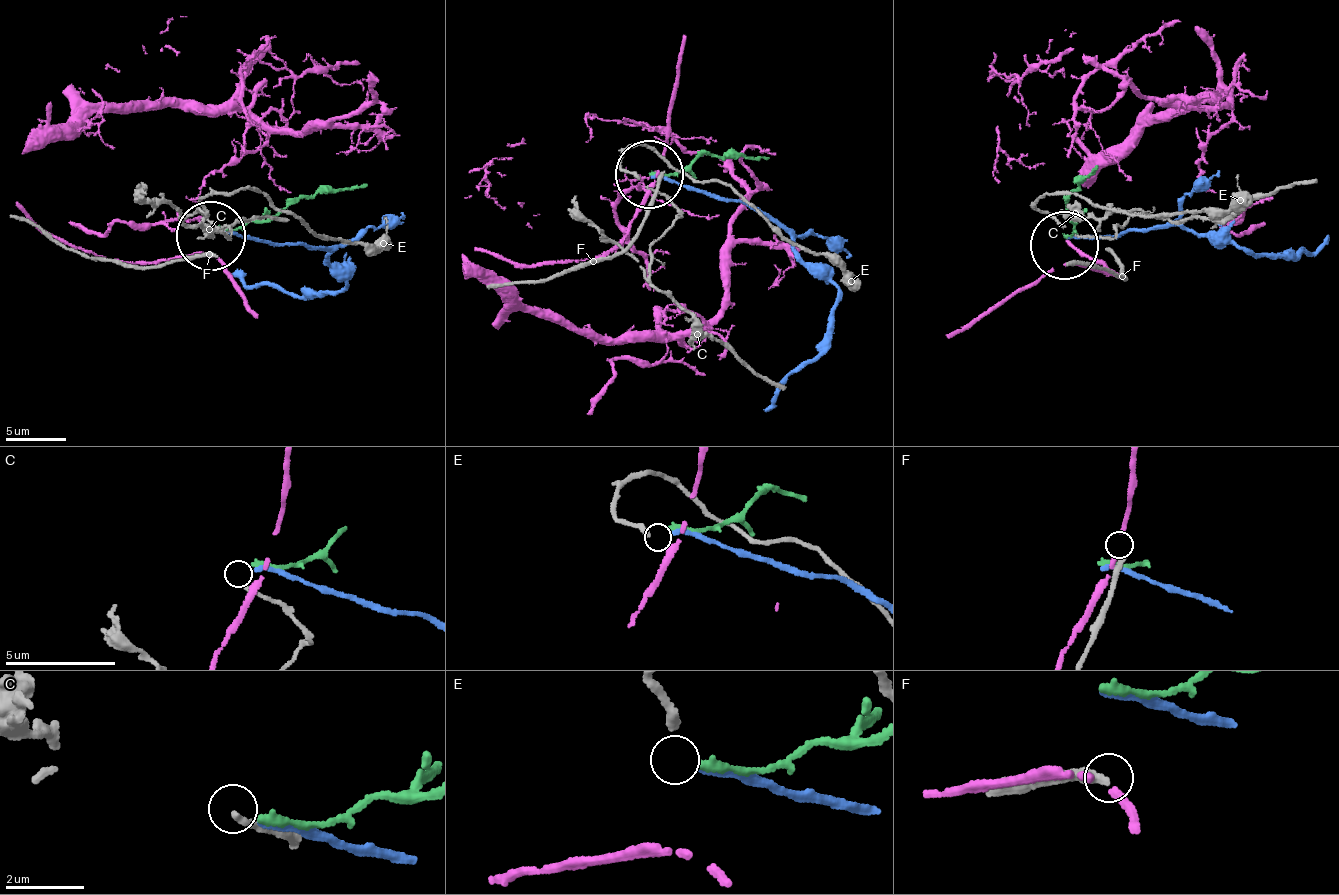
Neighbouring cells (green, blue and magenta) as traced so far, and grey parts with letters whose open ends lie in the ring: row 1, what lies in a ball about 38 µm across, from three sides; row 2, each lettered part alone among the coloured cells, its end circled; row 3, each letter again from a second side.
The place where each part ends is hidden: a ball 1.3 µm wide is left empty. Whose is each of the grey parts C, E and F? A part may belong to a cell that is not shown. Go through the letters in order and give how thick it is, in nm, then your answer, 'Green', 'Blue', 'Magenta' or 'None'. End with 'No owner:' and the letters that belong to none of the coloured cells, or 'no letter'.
C: Thickness 140 nm. Green
E: Thickness 240 nm. Blue
F: Thickness 240 nm. None
No owner: F

